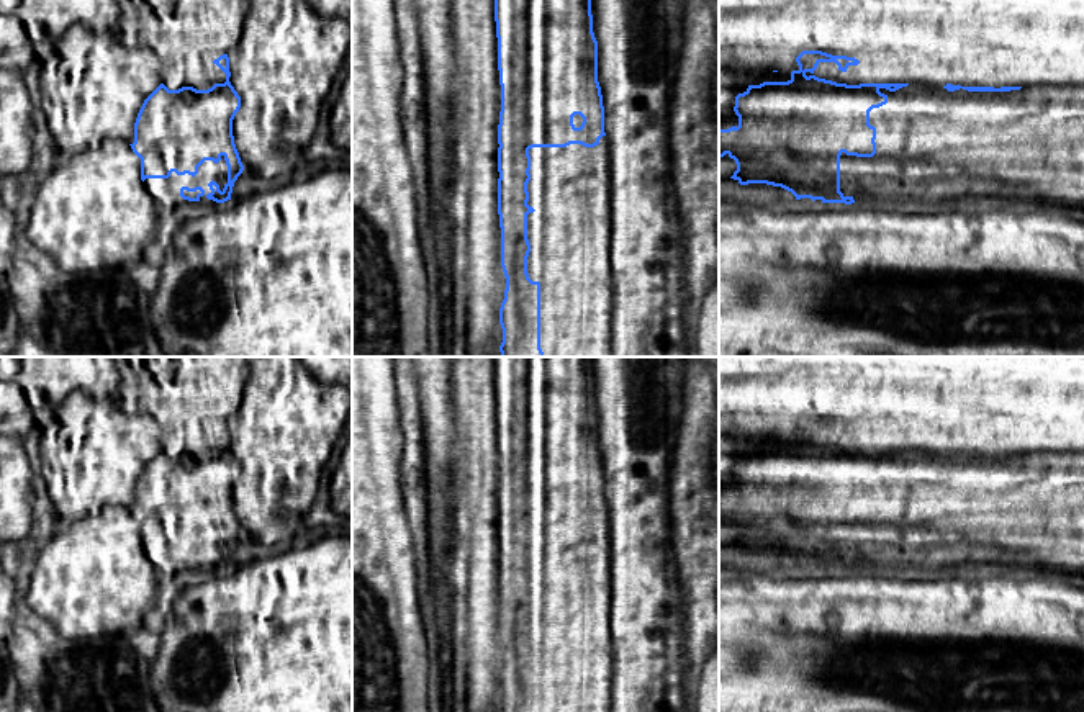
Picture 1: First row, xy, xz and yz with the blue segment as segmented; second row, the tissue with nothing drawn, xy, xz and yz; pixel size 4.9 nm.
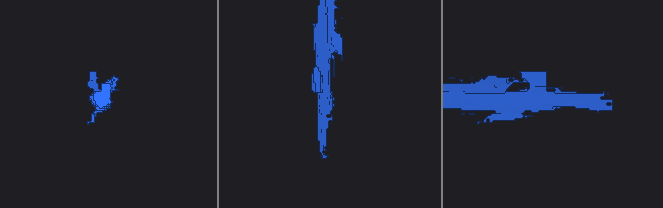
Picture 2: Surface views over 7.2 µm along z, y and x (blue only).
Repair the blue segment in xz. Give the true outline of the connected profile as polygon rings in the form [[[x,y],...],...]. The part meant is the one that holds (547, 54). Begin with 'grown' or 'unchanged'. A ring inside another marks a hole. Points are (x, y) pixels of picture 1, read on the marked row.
grown; [[[495,0],[495,21],[501,85],[498,214],[506,277],[501,357],[612,357],[609,149],[591,0]]]

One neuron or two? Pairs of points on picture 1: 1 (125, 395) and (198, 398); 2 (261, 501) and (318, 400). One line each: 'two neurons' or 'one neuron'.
1: one neuron
2: one neuron

